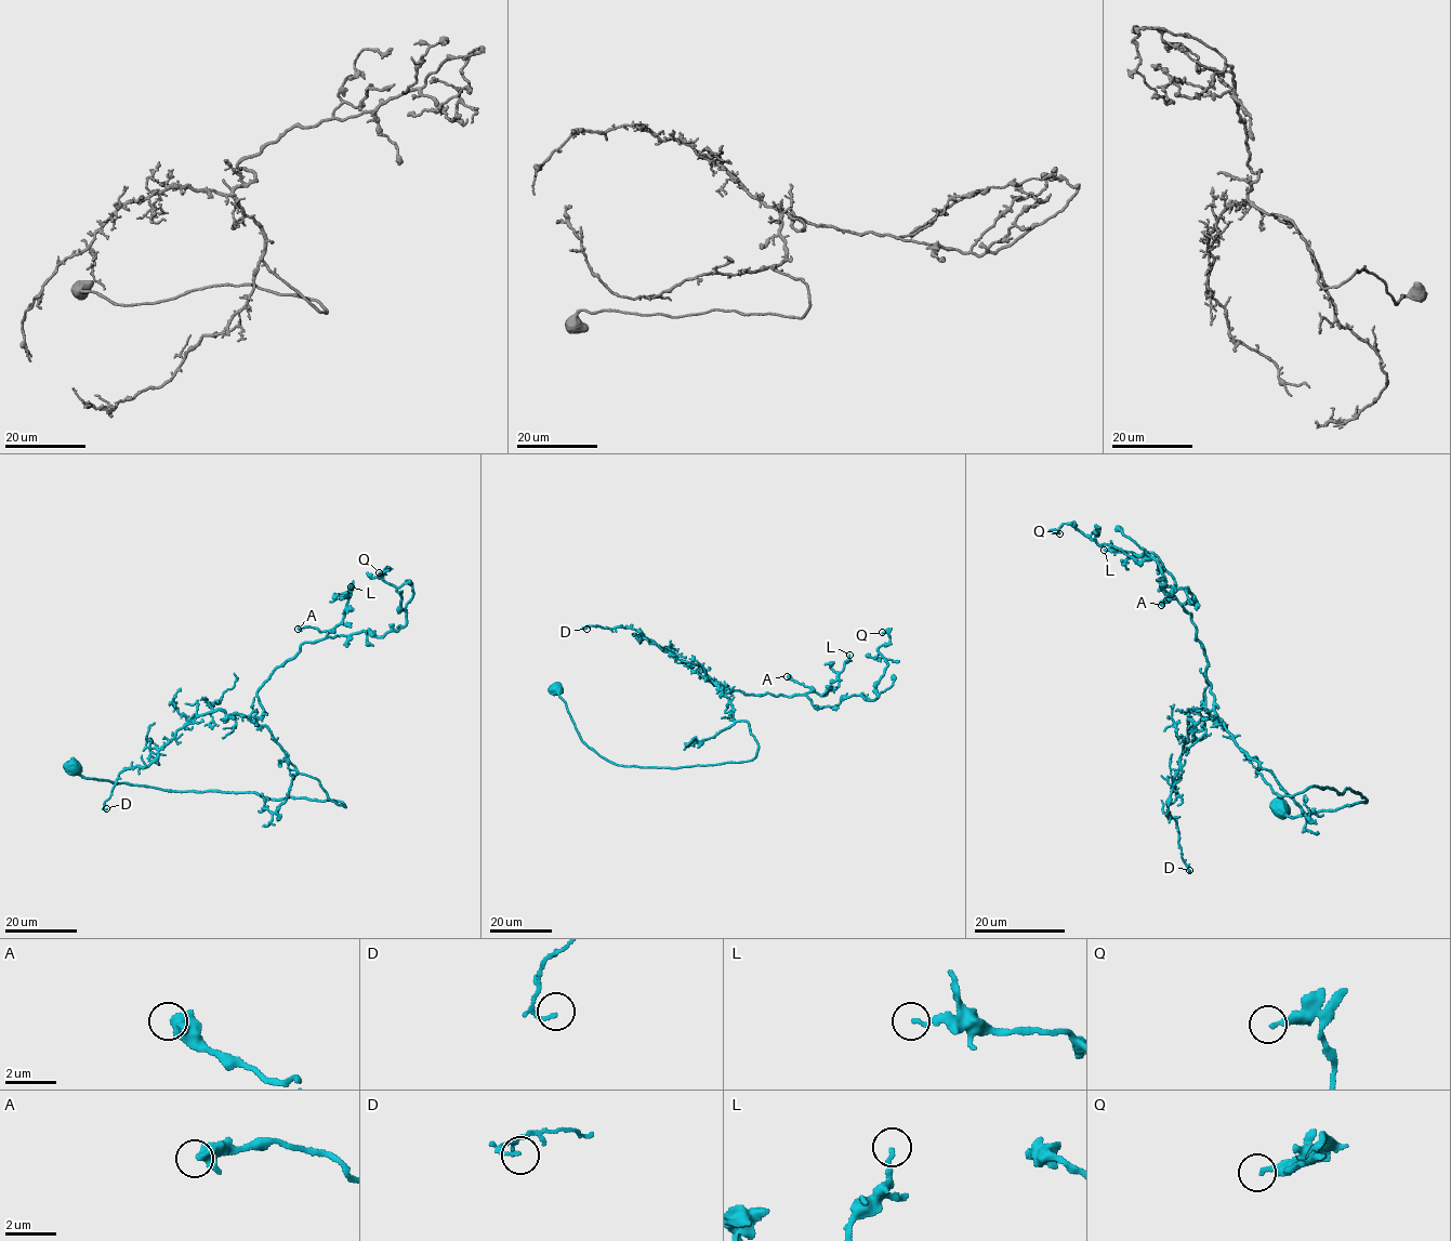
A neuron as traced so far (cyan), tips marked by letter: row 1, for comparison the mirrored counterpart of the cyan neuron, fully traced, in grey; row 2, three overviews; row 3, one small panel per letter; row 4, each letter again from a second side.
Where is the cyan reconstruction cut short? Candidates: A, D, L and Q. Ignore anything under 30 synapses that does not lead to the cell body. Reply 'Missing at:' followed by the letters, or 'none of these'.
Missing at: none of these

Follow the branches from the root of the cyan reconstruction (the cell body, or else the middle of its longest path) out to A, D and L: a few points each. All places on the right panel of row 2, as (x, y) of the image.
A: (1281, 810), (1293, 817), (1367, 801), (1346, 787), (1275, 793), (1217, 717), (1191, 614), (1173, 598), (1161, 605)
D: (1281, 810), (1293, 817), (1367, 801), (1316, 784), (1278, 796), (1224, 724), (1187, 720), (1166, 813), (1189, 870)
L: (1281, 810), (1293, 817), (1367, 801), (1346, 787), (1275, 793), (1217, 717), (1173, 578), (1151, 552), (1104, 550)

